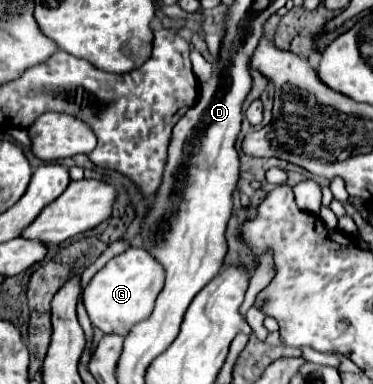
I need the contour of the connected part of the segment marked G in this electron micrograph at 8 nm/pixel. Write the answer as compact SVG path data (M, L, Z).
M129 248L127 252L109 260L107 266L95 274L83 294L83 302L93 326L101 328L105 334L119 334L125 338L137 322L151 316L155 298L163 290L163 284L163 266L145 248Z

